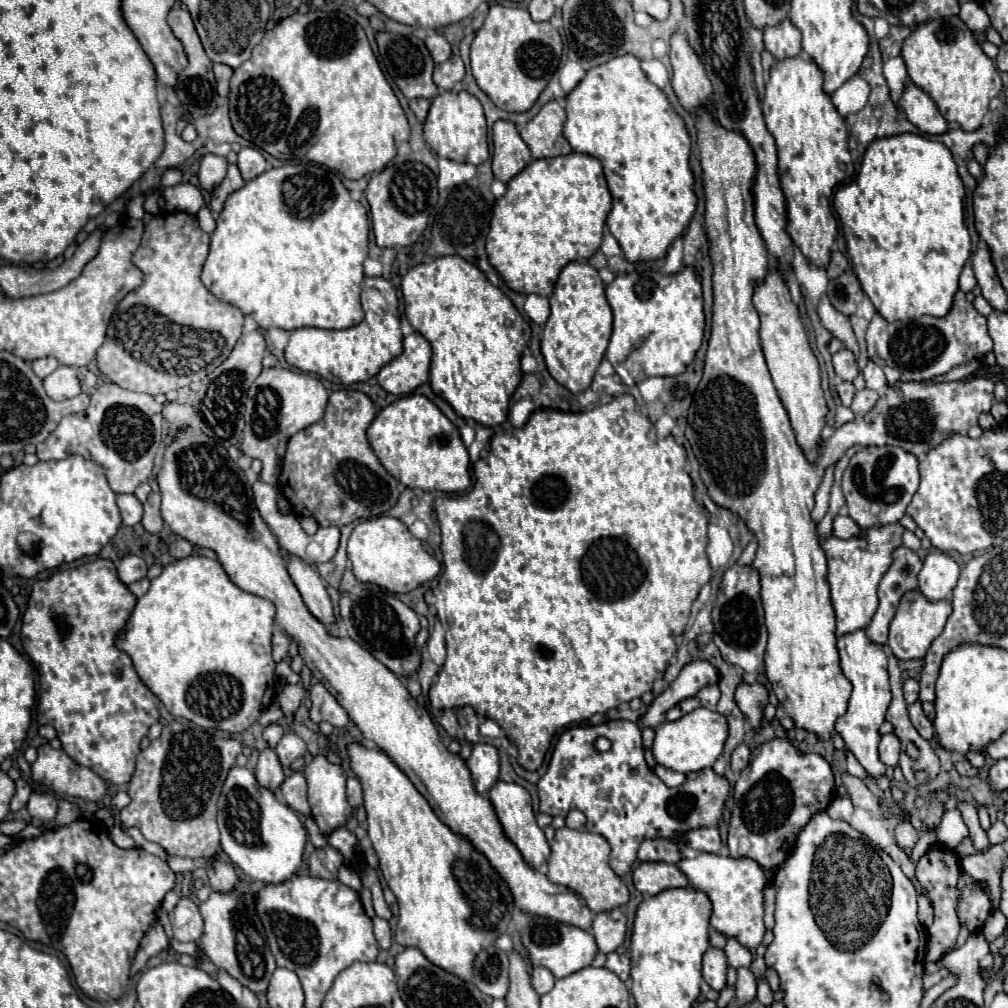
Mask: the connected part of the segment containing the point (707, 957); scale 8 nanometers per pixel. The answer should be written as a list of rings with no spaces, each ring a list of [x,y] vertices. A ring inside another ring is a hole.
[[[709,947],[703,955],[703,979],[705,983],[715,989],[721,991],[725,987],[725,973],[727,973],[727,961],[721,949]]]

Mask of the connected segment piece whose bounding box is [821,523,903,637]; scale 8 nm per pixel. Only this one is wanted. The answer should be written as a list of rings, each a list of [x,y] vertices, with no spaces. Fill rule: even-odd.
[[[899,523],[885,525],[879,529],[867,529],[863,539],[837,539],[827,537],[821,549],[827,555],[827,583],[831,587],[831,603],[837,615],[837,637],[865,629],[877,611],[877,585],[887,567],[891,565],[891,551],[901,545],[903,527]]]

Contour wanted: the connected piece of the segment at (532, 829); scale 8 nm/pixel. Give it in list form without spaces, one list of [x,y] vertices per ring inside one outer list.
[[[497,781],[493,785],[493,789],[489,791],[489,801],[493,803],[493,809],[497,813],[497,819],[503,827],[505,837],[519,849],[519,853],[523,855],[525,863],[531,869],[541,869],[547,863],[551,851],[549,851],[549,843],[545,839],[545,833],[535,823],[535,813],[533,813],[533,807],[531,807],[531,795],[517,783]]]

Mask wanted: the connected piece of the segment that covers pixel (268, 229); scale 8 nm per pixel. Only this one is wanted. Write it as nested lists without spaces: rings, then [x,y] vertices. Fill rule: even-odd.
[[[289,163],[261,173],[227,197],[211,235],[201,281],[219,301],[239,307],[245,315],[253,315],[261,329],[349,329],[363,321],[359,293],[367,243],[367,209],[351,199],[339,173],[315,163]]]

